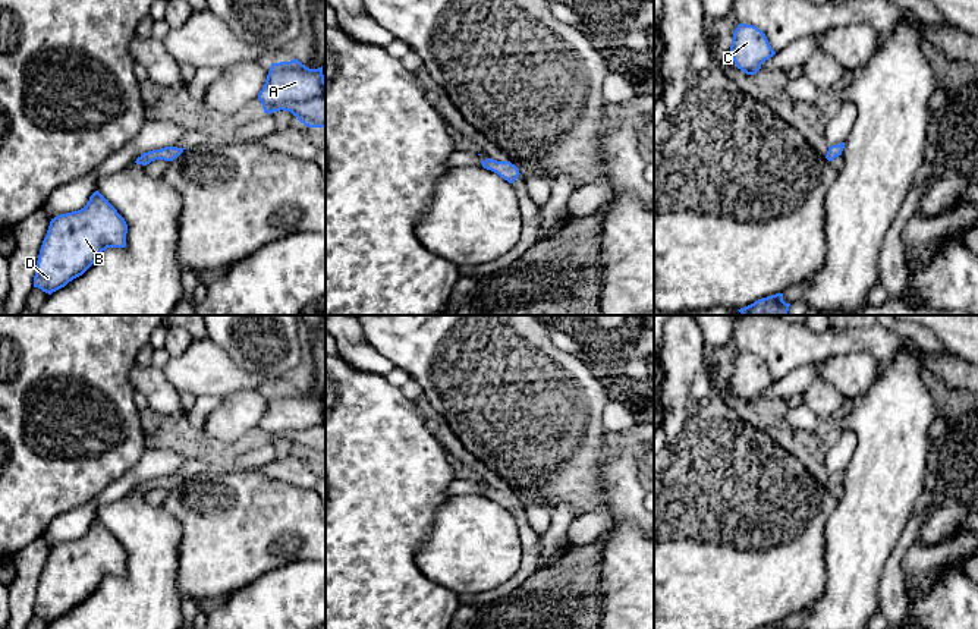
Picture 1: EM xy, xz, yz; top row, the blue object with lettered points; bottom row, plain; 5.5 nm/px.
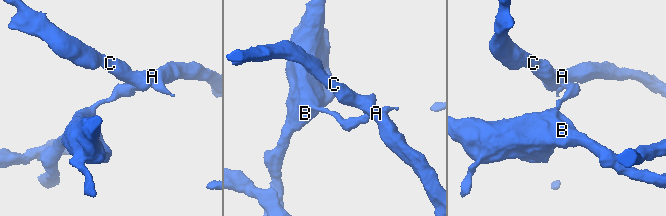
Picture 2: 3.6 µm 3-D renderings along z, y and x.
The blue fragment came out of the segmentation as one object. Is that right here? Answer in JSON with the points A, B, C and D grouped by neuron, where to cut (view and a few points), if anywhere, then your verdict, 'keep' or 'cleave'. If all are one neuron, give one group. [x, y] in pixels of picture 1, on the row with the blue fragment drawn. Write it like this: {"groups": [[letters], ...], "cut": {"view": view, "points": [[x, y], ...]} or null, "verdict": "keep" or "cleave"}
{"groups": [["A", "C"], ["B", "D"]], "cut": {"view": "xz", "points": [[497, 162], [494, 172]]}, "verdict": "cleave"}

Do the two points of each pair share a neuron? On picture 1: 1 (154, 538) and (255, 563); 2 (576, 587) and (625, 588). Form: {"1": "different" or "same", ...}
{"1": "different", "2": "different"}

